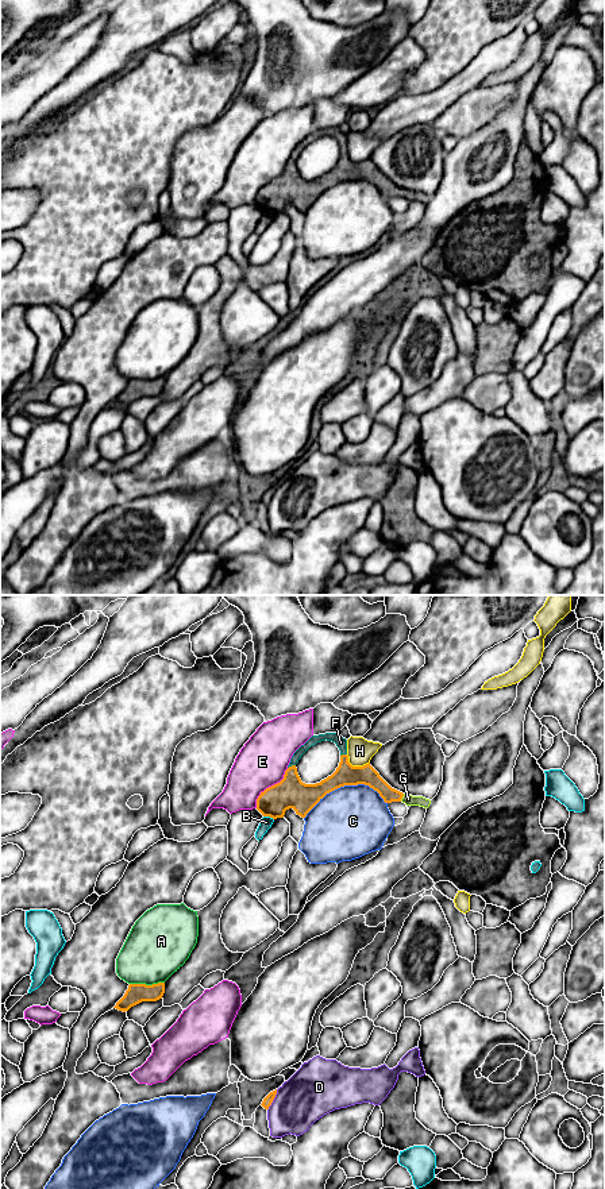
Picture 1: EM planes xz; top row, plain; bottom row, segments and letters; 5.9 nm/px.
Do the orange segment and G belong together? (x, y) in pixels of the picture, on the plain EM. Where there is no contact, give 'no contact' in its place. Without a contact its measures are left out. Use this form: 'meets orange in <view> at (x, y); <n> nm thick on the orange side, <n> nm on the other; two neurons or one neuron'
meets orange in xz at (401, 193); 120 nm thick on the orange side, 60 nm on the other; one neuron

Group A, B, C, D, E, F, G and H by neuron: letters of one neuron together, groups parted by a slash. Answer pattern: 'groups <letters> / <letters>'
groups A / B / C / D / E / F G / H

